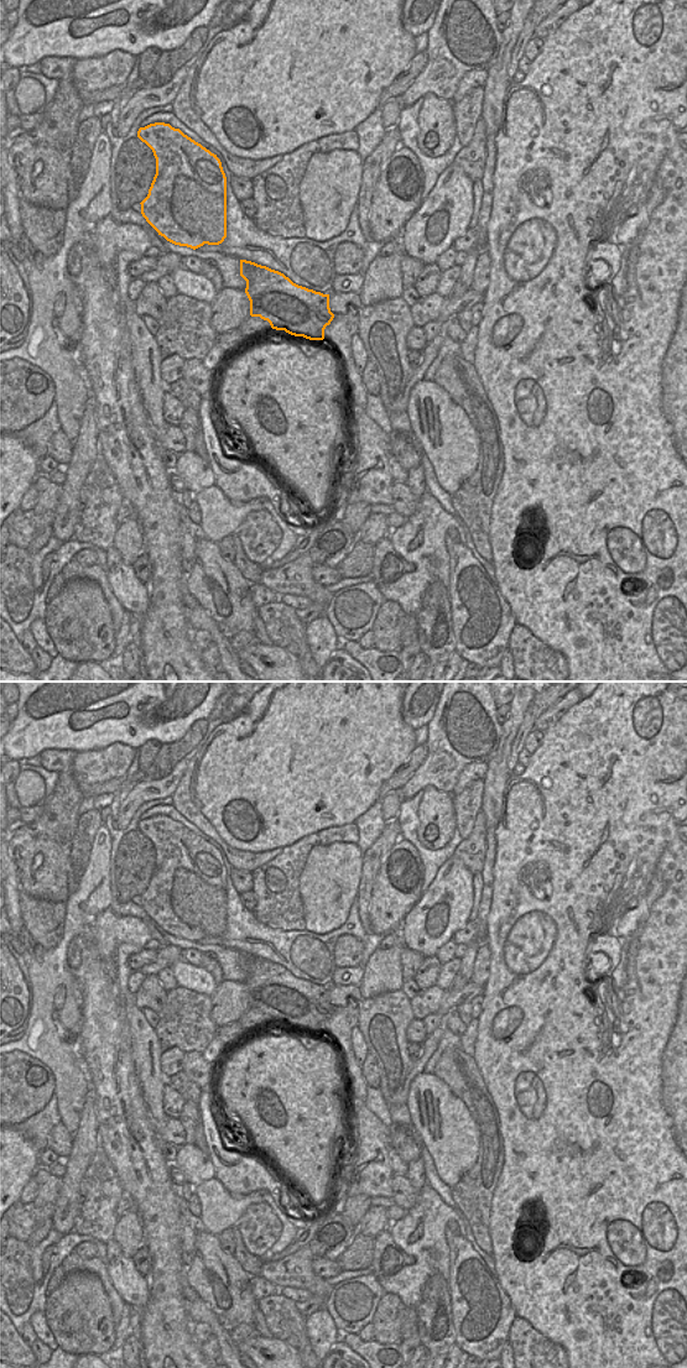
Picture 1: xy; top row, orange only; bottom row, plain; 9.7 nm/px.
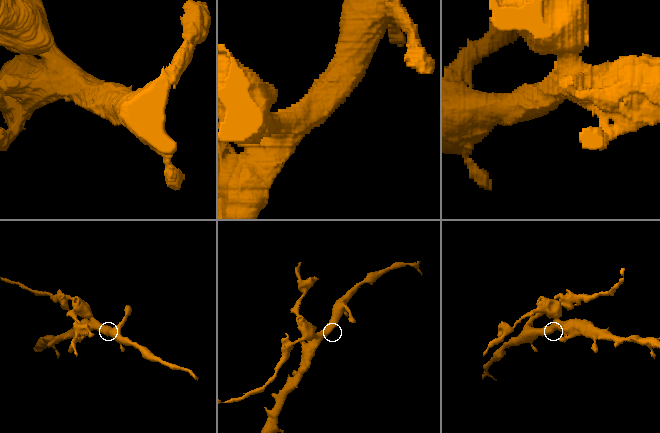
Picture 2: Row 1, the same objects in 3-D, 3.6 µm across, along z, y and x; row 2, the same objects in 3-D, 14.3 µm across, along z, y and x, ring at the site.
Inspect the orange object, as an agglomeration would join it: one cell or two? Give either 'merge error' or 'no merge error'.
merge error

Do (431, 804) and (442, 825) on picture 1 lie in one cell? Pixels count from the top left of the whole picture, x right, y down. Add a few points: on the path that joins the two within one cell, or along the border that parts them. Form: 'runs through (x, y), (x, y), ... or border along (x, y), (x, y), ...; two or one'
runs through (436, 809), (438, 820); one

